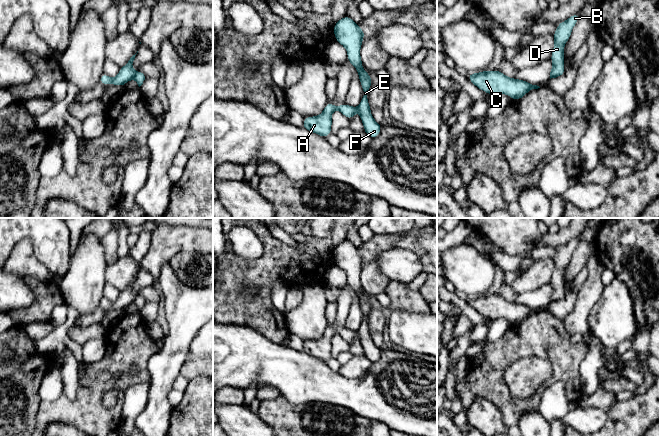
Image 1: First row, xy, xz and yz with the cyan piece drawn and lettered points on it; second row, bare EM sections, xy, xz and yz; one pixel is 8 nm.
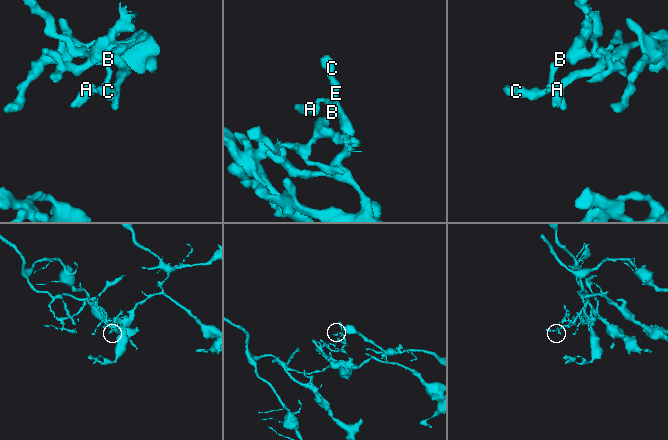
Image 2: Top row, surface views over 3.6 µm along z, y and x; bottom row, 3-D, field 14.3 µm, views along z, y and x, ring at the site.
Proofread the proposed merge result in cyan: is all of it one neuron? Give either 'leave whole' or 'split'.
split

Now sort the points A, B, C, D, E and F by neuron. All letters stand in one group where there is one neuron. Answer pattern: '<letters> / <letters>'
A B D / C E F

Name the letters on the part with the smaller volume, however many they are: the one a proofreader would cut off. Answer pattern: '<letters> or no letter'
A, B, D

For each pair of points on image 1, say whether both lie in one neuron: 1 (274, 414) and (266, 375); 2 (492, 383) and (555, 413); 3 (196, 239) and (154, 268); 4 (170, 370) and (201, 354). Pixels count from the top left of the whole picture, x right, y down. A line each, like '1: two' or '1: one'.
1: two
2: two
3: one
4: two

